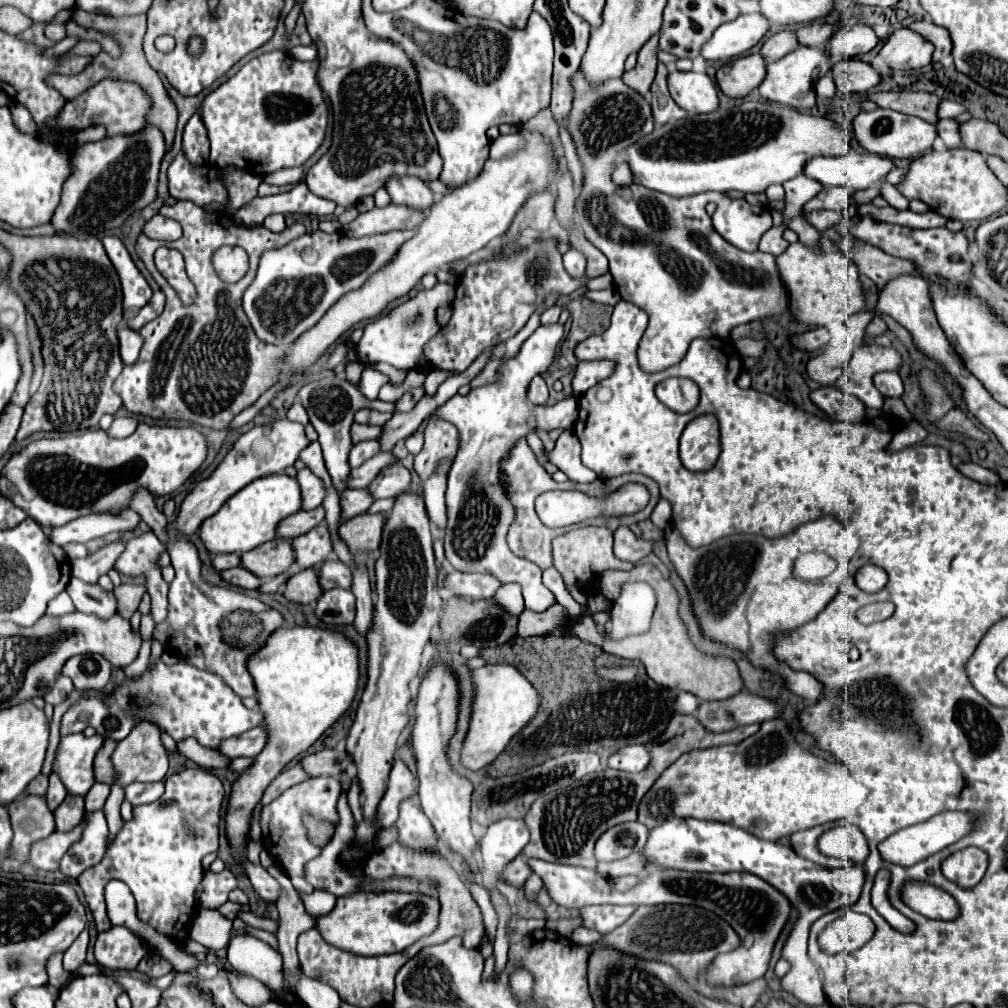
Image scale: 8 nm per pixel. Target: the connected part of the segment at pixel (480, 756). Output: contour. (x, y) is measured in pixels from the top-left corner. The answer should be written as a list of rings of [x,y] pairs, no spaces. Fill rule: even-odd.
[[[487,664],[483,668],[477,668],[473,672],[473,682],[477,688],[477,696],[461,760],[467,768],[481,770],[487,768],[487,764],[495,762],[497,756],[513,740],[513,736],[517,736],[525,726],[531,724],[531,720],[539,712],[541,696],[533,688],[533,684],[527,682],[527,678],[509,664]]]

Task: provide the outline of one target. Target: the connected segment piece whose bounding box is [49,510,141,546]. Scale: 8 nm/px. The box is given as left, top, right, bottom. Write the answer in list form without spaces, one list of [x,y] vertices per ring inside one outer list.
[[[127,510],[127,512],[121,512],[119,516],[115,514],[91,514],[91,516],[83,516],[83,518],[77,518],[65,526],[59,526],[59,528],[53,528],[51,534],[49,534],[49,540],[57,546],[65,546],[69,542],[89,542],[97,536],[105,536],[109,532],[117,532],[117,530],[133,530],[137,528],[137,524],[141,522],[141,516],[133,510]]]

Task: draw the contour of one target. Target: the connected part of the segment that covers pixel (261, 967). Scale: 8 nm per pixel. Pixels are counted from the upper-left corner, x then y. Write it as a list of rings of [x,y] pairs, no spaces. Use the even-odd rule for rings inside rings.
[[[235,936],[229,944],[227,960],[233,968],[265,982],[273,992],[283,986],[283,960],[279,952],[275,952],[269,944],[261,942],[255,936]]]

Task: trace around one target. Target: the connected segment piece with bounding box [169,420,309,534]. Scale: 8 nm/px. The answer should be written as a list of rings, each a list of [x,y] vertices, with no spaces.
[[[275,420],[263,426],[255,426],[249,432],[245,432],[235,446],[229,450],[229,454],[223,458],[223,462],[215,468],[215,472],[207,478],[201,480],[193,492],[187,494],[187,498],[181,504],[179,516],[169,522],[171,532],[177,534],[193,534],[203,520],[213,516],[223,502],[227,502],[235,492],[245,488],[257,478],[269,476],[269,474],[281,474],[285,468],[293,466],[295,460],[299,458],[301,450],[309,446],[309,440],[305,436],[305,430],[301,424],[291,422],[291,420]]]

